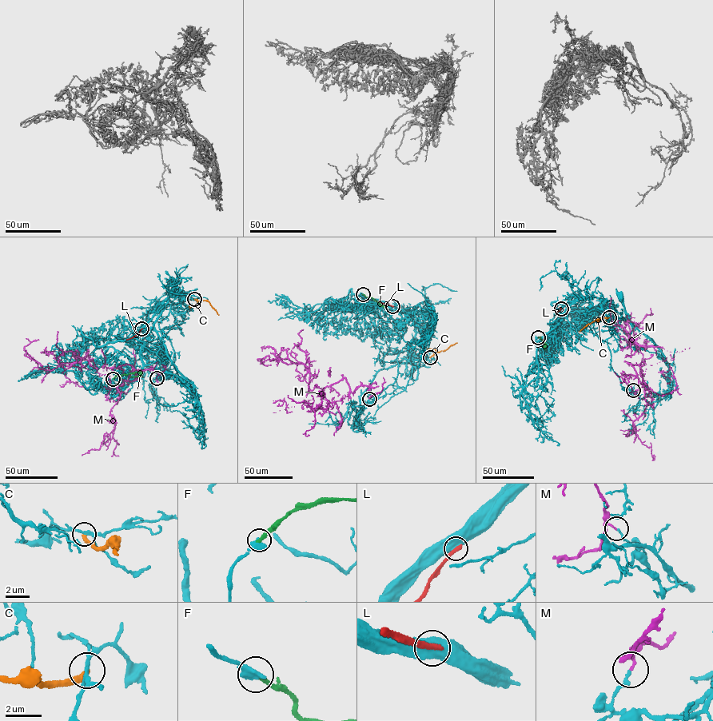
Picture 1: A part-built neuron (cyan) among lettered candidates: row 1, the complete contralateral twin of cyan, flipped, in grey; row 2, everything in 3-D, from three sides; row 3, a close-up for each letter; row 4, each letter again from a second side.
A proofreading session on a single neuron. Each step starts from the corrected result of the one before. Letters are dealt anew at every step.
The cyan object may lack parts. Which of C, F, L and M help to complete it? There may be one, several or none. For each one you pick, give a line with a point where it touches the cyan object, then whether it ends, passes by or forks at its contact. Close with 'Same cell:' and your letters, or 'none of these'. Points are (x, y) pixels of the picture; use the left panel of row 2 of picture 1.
F: Touches cyan at (113, 379). It ends there
Same cell: F

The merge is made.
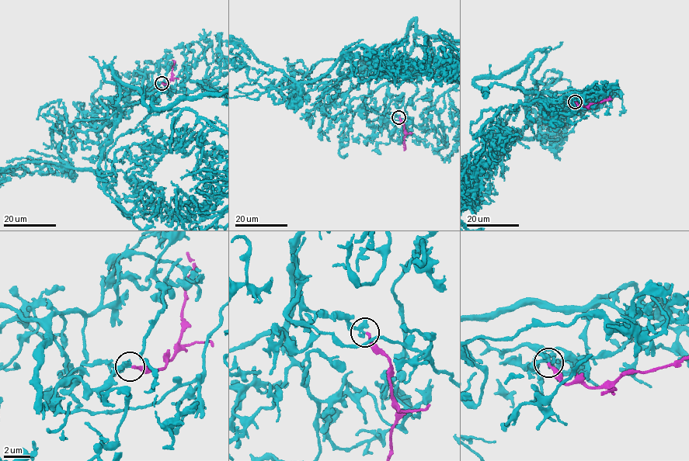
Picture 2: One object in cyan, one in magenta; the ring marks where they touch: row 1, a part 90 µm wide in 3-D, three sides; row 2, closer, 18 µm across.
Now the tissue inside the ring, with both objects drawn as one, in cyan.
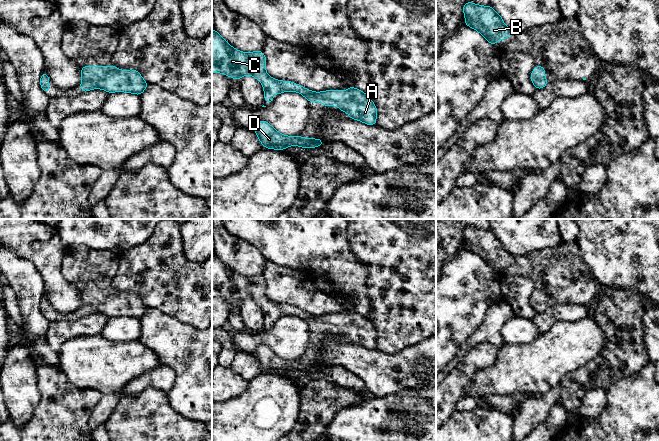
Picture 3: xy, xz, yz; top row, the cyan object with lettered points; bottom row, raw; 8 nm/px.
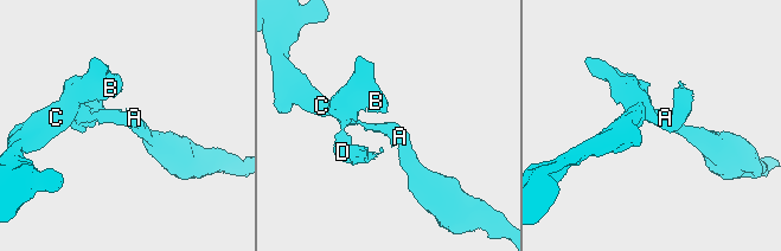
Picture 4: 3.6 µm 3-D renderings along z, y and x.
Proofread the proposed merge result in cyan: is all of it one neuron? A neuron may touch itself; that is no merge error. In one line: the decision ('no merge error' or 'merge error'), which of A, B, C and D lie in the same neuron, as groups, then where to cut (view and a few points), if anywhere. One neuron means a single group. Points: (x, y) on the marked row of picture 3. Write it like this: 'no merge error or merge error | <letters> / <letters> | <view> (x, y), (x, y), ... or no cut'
no merge error | A B C D | no cut

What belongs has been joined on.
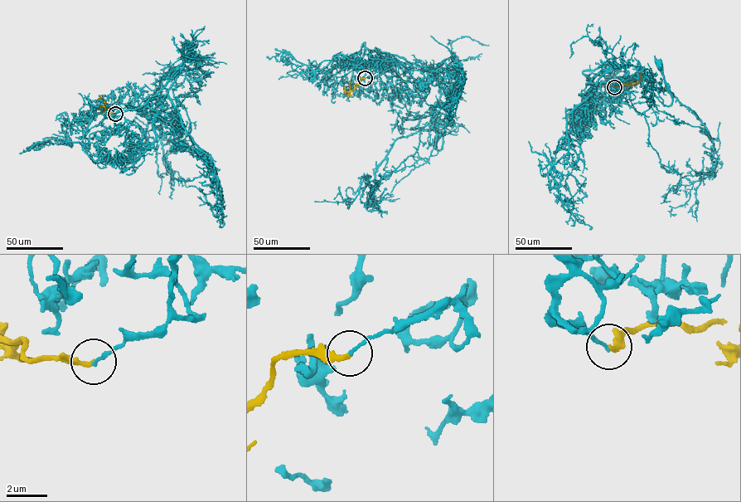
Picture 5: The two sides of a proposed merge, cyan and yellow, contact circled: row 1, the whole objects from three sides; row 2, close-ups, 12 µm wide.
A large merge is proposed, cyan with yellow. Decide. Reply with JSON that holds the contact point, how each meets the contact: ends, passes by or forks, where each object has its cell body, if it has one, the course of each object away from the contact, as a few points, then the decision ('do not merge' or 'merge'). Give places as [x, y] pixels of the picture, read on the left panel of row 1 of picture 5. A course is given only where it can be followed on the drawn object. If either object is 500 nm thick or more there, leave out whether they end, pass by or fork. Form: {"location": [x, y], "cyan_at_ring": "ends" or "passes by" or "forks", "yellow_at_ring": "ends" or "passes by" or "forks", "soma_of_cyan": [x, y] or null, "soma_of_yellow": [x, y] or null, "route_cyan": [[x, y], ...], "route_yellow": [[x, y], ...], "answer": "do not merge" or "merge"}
{"location": [115, 114], "cyan_at_ring": "ends", "yellow_at_ring": "ends", "soma_of_cyan": [186, 45], "soma_of_yellow": null, "route_cyan": [[115, 114], [121, 101], [140, 110], [185, 56], [185, 65], [206, 76], [187, 45]], "route_yellow": [[115, 114], [104, 107], [101, 95]], "answer": "do not merge"}

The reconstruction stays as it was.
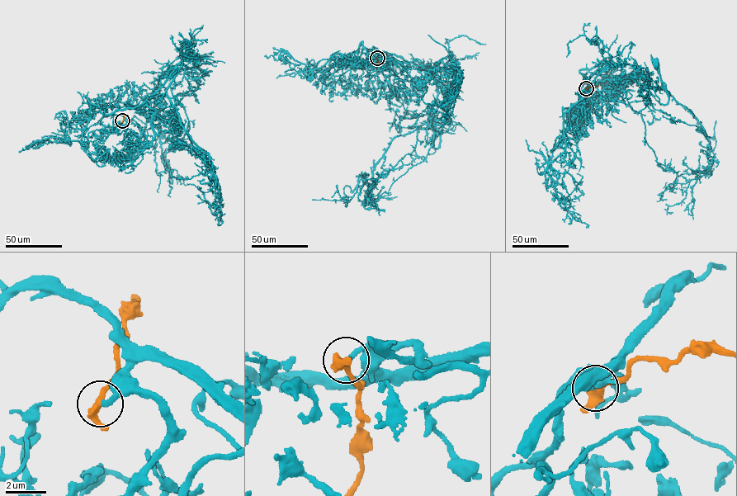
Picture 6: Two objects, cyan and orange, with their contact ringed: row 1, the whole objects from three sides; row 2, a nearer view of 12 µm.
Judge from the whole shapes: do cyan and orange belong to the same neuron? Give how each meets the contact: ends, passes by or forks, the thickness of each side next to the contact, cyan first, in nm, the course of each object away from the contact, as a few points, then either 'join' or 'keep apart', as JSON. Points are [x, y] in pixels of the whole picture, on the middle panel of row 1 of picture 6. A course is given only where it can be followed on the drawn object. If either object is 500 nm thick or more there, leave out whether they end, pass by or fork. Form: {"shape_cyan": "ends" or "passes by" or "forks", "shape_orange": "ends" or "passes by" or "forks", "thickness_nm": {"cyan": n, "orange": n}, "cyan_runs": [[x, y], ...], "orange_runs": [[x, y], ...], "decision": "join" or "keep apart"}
{"shape_cyan": "ends", "shape_orange": "passes by", "thickness_nm": {"cyan": 240, "orange": 360}, "cyan_runs": [[377, 58], [404, 70], [411, 62], [437, 82], [428, 115], [436, 148], [432, 118]], "orange_runs": [[376, 58], [377, 68]], "decision": "join"}

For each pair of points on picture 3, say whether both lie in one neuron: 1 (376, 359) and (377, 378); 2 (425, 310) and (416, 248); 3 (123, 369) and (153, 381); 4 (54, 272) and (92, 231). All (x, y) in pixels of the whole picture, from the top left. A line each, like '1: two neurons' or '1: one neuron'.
1: one neuron
2: one neuron
3: two neurons
4: two neurons

